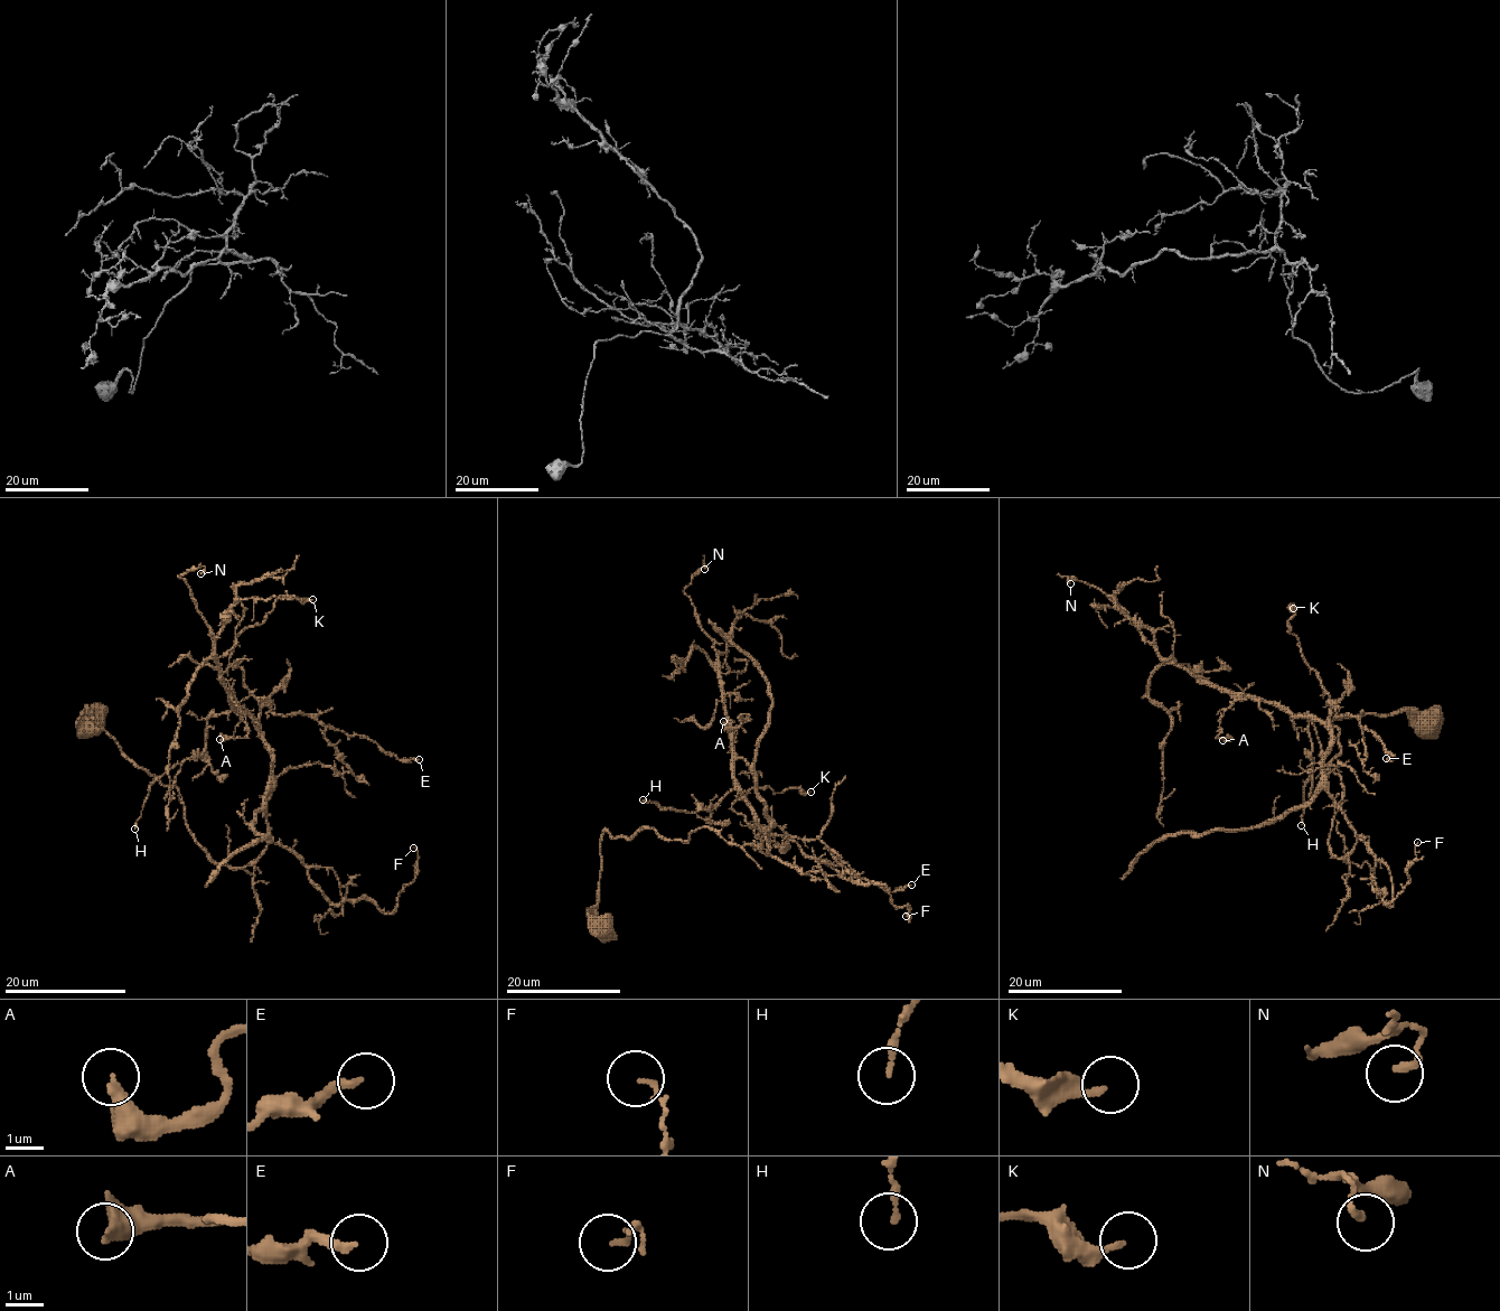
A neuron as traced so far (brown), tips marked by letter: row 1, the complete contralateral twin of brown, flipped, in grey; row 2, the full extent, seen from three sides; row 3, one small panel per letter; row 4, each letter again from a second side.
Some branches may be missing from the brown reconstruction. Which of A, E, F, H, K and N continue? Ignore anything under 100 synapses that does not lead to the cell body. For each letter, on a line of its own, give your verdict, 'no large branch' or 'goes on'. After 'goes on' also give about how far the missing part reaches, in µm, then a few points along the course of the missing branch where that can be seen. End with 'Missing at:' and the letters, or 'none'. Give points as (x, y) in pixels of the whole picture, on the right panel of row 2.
A: no large branch
E: no large branch
F: no large branch
H: no large branch
K: no large branch
N: no large branch
Missing at: none

